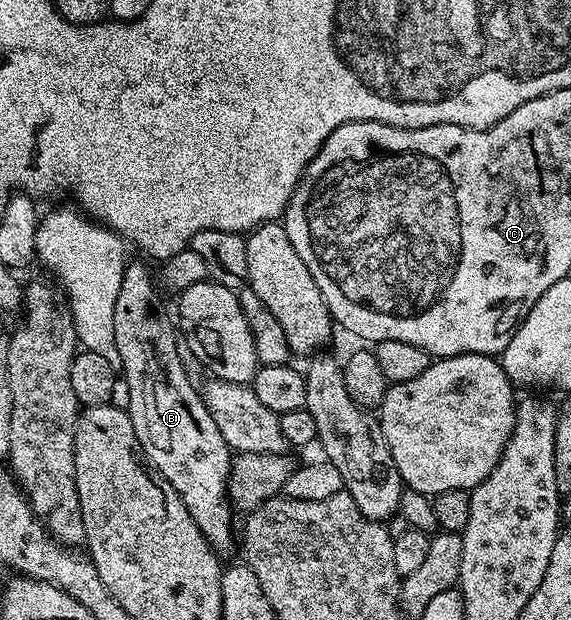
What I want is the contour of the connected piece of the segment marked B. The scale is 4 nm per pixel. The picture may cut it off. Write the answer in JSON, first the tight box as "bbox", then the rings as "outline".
{"bbox":[113,262,234,551],"outline":[[[129,262],[121,277],[120,292],[113,311],[113,331],[116,335],[116,351],[120,351],[121,376],[126,376],[126,401],[136,427],[136,439],[145,451],[152,466],[164,475],[181,496],[193,521],[205,539],[216,551],[223,551],[232,543],[232,515],[234,511],[227,494],[232,450],[224,441],[220,429],[210,415],[199,390],[190,384],[180,361],[178,335],[173,318],[168,313],[153,285],[146,266]]]}

